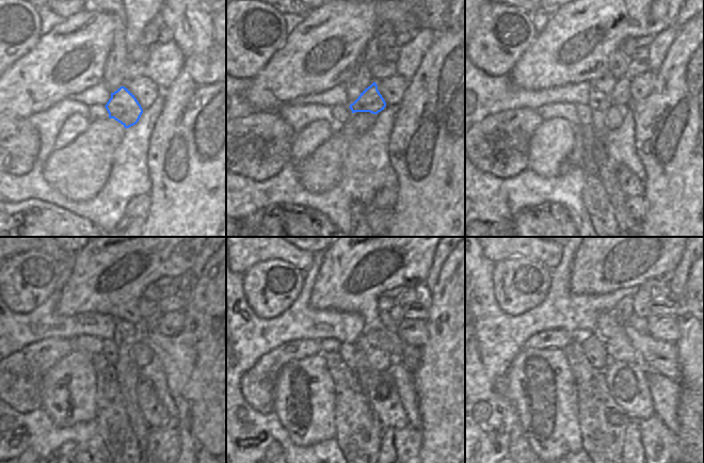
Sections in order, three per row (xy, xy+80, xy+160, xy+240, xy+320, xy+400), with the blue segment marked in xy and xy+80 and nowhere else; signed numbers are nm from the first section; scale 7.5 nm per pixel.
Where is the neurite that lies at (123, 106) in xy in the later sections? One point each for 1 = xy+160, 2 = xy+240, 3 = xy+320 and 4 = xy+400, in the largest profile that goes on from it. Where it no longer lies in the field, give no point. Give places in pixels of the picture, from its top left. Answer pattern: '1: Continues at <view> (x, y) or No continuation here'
1: Continues at xy+160 (621, 96)
2: Continues at xy+240 (148, 308)
3: Continues at xy+320 (397, 313)
4: Continues at xy+400 (641, 303)

